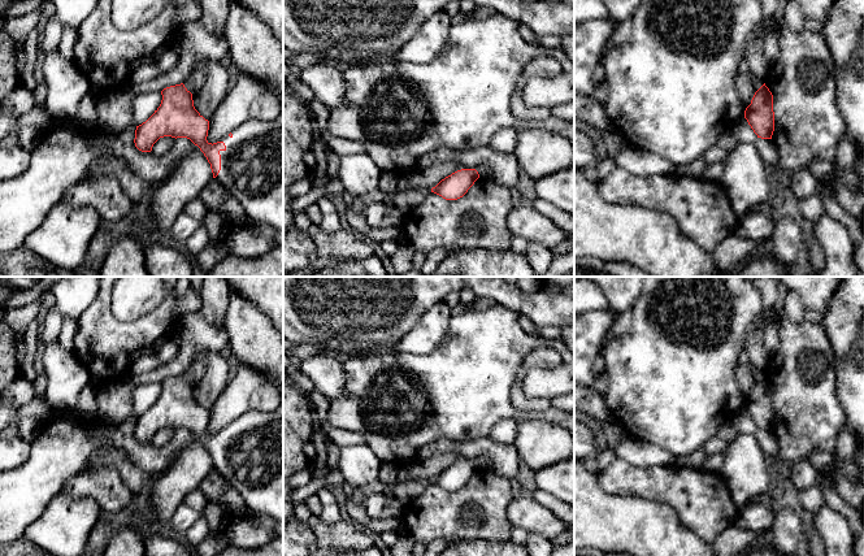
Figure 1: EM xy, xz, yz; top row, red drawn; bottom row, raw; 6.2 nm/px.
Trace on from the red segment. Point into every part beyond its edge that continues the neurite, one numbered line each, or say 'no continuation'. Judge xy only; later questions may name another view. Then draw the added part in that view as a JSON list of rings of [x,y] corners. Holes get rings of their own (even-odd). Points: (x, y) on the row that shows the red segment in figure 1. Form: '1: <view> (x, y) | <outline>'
1: xy (251, 170) | [[[283,114],[273,121],[248,120],[220,142],[226,145],[221,155],[221,170],[214,178],[243,207],[247,218],[283,230]]]

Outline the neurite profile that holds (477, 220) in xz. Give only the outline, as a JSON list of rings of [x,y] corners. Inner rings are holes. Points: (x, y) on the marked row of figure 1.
[[[479,177],[457,200],[430,192],[422,204],[403,214],[399,225],[416,252],[437,248],[511,249],[505,220],[512,210],[511,190],[490,177]]]

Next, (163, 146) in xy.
[[[164,136],[164,138],[160,138],[152,147],[152,153],[155,156],[162,156],[165,153],[168,153],[172,147],[174,145],[174,142],[175,142],[175,138],[172,138],[172,136]]]

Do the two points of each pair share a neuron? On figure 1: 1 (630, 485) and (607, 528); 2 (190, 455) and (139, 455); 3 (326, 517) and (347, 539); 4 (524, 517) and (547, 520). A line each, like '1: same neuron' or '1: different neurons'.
1: different neurons
2: different neurons
3: different neurons
4: same neuron

